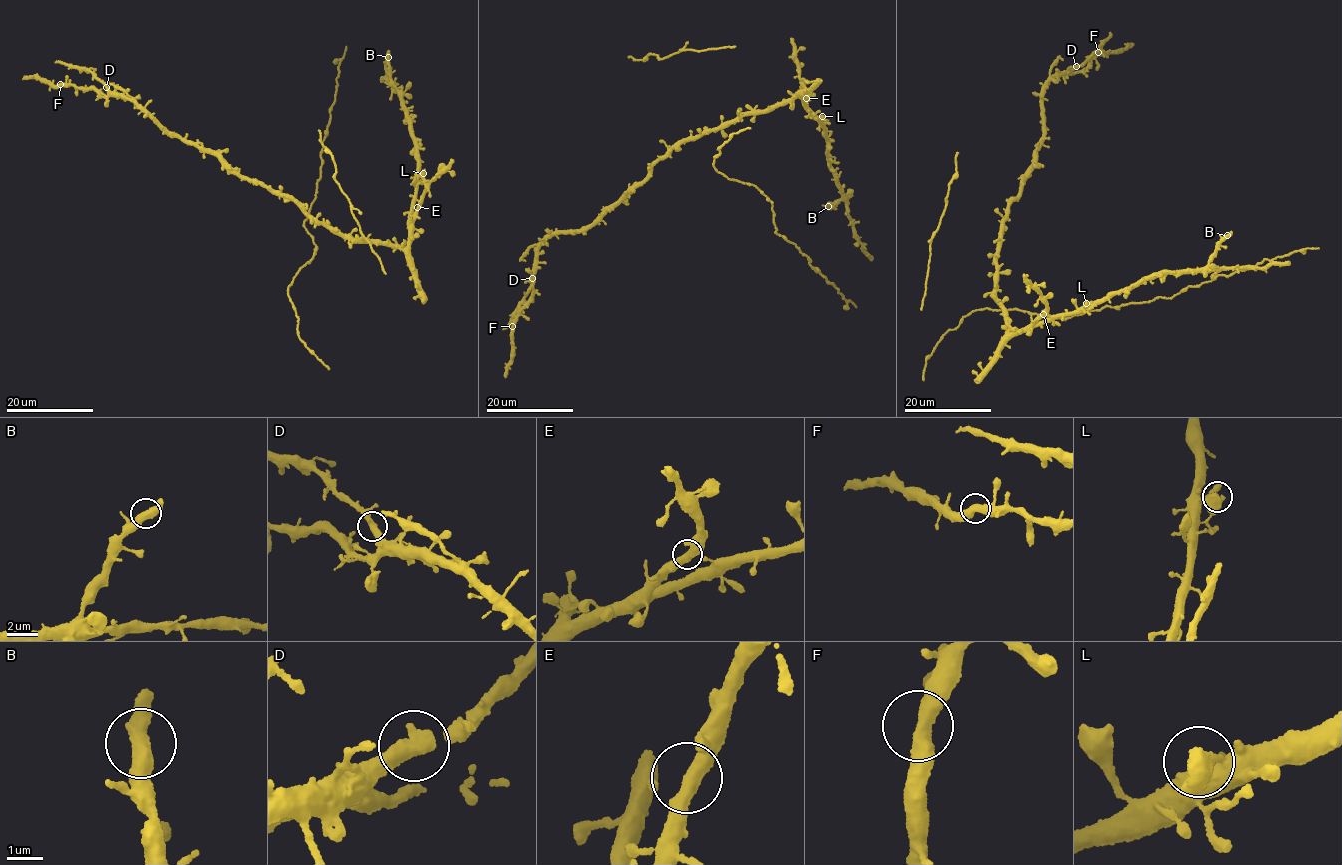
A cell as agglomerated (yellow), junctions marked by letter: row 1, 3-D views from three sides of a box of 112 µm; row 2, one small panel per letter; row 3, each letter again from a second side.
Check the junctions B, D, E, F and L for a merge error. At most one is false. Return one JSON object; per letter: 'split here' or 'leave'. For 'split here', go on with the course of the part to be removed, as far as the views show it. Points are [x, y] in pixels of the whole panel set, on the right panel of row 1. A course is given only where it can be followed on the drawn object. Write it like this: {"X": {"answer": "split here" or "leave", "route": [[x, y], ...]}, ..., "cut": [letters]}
{"B": {"answer": "leave"}, "D": {"answer": "leave"}, "E": {"answer": "leave"}, "F": {"answer": "leave"}, "L": {"answer": "leave"}, "cut": []}

